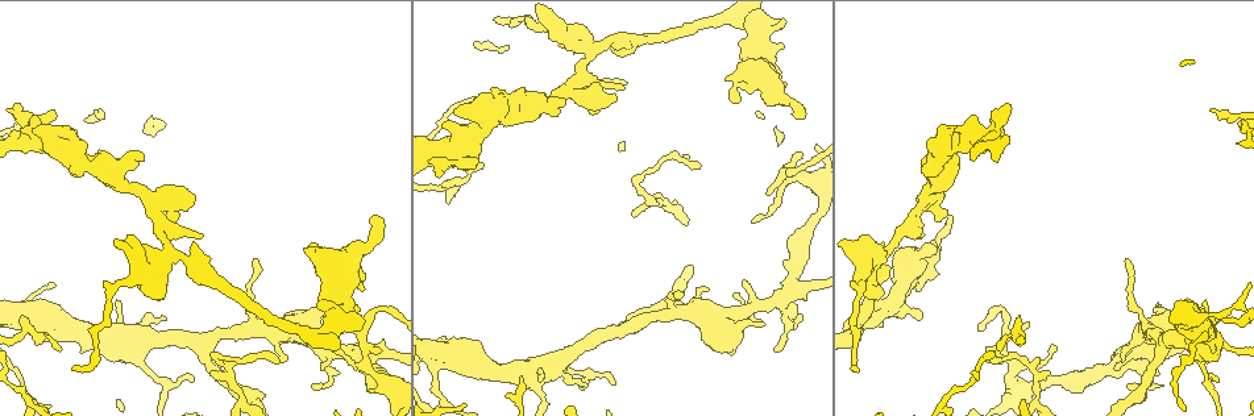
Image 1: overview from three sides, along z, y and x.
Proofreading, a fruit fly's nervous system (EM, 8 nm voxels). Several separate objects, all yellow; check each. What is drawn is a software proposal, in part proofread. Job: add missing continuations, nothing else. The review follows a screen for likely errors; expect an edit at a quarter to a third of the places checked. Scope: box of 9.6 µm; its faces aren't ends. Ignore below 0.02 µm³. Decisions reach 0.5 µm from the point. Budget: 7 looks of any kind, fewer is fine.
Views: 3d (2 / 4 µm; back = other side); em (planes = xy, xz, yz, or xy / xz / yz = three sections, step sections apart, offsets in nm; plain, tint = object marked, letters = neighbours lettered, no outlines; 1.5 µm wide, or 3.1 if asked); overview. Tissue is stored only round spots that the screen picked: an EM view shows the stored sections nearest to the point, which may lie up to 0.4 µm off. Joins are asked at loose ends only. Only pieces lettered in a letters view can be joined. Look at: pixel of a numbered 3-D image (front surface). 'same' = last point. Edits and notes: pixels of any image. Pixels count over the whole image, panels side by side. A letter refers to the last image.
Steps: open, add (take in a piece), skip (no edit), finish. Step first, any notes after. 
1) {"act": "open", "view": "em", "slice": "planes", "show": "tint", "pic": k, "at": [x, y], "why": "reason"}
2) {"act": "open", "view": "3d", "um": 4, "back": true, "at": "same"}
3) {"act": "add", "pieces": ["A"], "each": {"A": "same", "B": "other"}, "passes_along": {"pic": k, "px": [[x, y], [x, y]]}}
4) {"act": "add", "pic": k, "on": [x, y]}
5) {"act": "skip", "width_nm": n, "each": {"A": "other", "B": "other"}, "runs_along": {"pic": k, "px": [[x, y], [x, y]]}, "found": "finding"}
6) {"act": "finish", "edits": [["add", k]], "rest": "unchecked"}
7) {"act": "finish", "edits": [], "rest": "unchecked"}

{"act": "open", "view": "3d", "um": 2, "pic": 1, "at": [794, 329], "why": "branch stops here"}

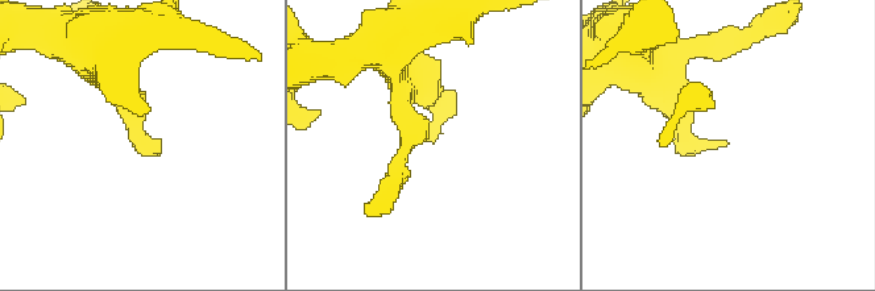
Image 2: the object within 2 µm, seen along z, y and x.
{"act": "open", "view": "em", "slice": "planes", "show": "letters", "pic": 2, "at": [432, 140], "why": "now the EM"}

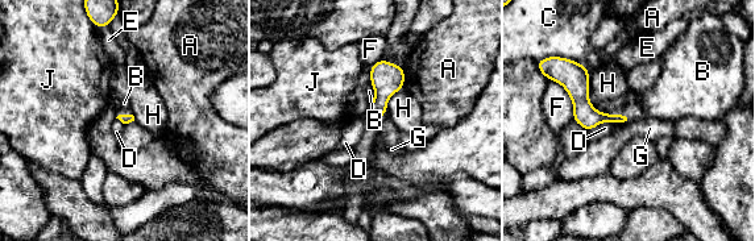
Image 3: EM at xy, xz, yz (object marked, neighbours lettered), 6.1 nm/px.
{"act": "skip", "each": {"A": "other", "B": "other", "C": "other", "D": "other", "E": "other", "F": "other", "G": "other", "H": "other", "J": "other"}, "border": {"pic": 3, "px": [[630, 120], [618, 124]]}, "found": "no lettered piece goes on from it"}

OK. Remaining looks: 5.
{"act": "open", "view": "3d", "um": 4, "pic": 1, "at": [1159, 304], "why": "branch stops here"}

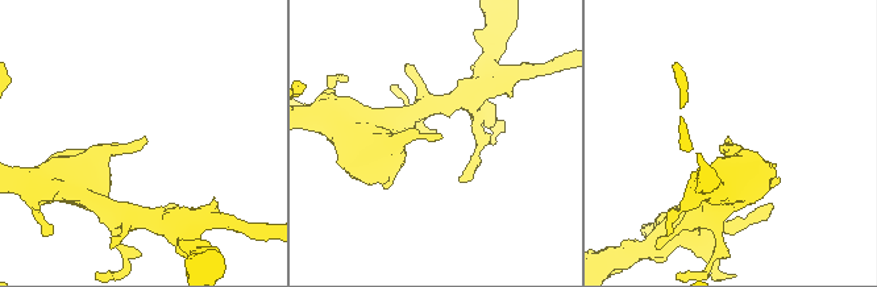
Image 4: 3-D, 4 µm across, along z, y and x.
{"act": "open", "view": "em", "slice": "xy", "step": 4, "show": "tint", "pic": 4, "at": [731, 140]}

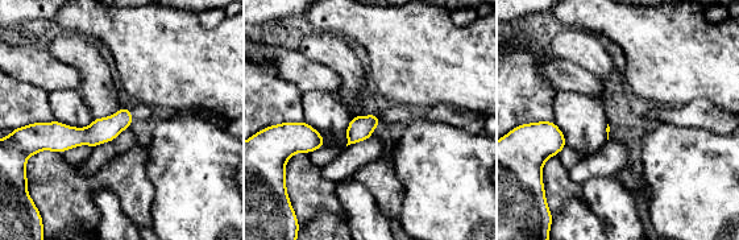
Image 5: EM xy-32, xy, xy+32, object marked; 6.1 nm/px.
{"act": "open", "view": "em", "slice": "xz", "step": 4, "show": "letters", "at": "same", "why": "another direction"}

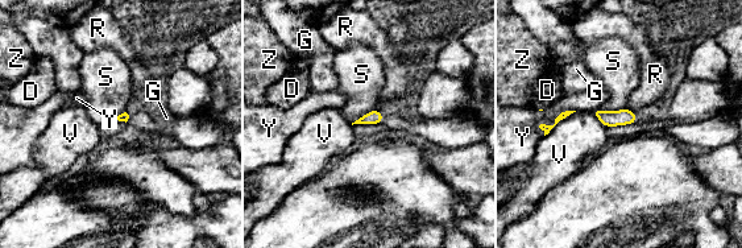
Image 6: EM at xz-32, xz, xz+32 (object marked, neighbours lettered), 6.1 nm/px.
{"act": "skip", "longest_contact_nm": ["Y", 280], "each": {"D": "other", "G": "other", "R": "other", "S": "other", "V": "other", "Y": "other", "Z": "other"}, "border": {"pic": 6, "px": [[600, 107], [602, 110], [626, 108]]}, "found": "no lettered piece goes on from it"}

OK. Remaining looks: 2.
{"act": "open", "view": "em", "slice": "xz", "step": 4, "show": "letters", "pic": 1, "at": [793, 115], "why": "branch stops here"}

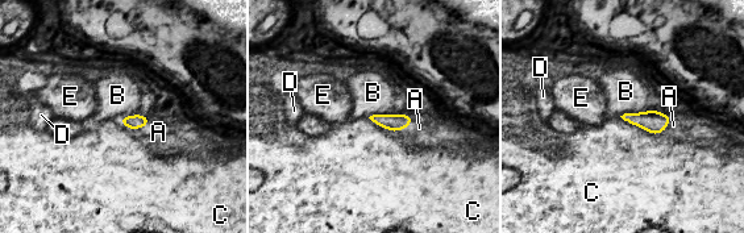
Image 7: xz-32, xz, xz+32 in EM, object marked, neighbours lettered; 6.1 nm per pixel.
{"act": "open", "view": "em", "slice": "planes", "show": "letters", "at": "same", "why": "cut it another way"}

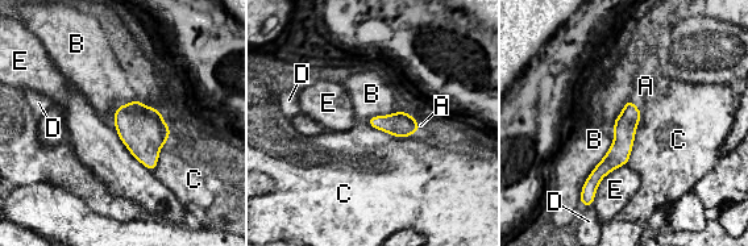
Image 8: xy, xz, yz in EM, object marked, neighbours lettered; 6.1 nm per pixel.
{"act": "add", "pieces": ["A"], "width_nm": 140, "each": {"A": "same", "B": "other", "C": "other", "D": "other", "E": "other"}, "passes_along": {"pic": 8, "px": [[624, 126], [635, 105], [645, 86]]}, "found": "the neuron continues"}

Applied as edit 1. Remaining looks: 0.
{"act": "finish", "edits": [["add", 8]], "rest": "unchecked"}

